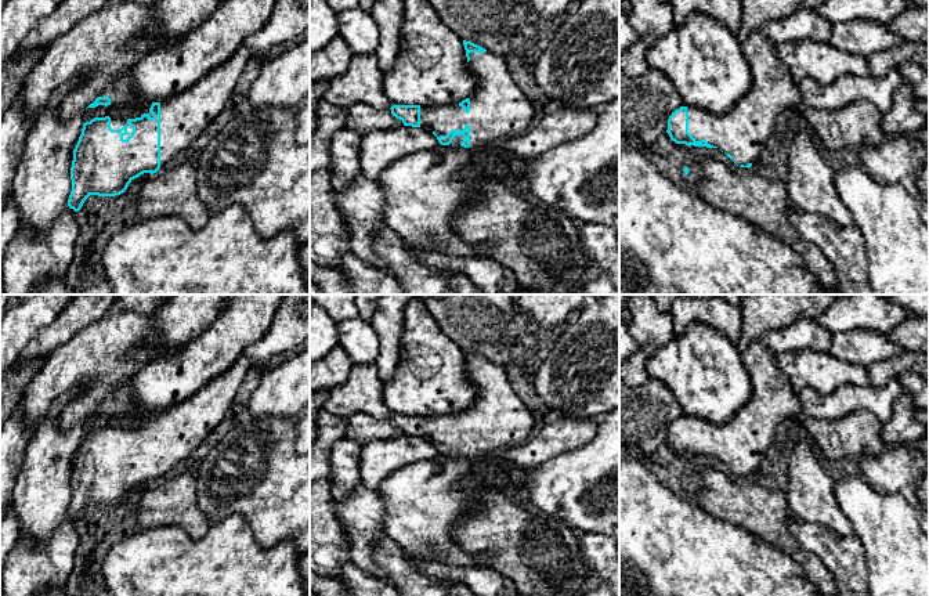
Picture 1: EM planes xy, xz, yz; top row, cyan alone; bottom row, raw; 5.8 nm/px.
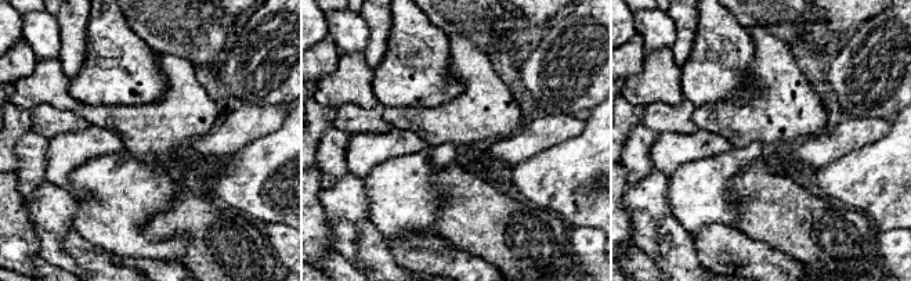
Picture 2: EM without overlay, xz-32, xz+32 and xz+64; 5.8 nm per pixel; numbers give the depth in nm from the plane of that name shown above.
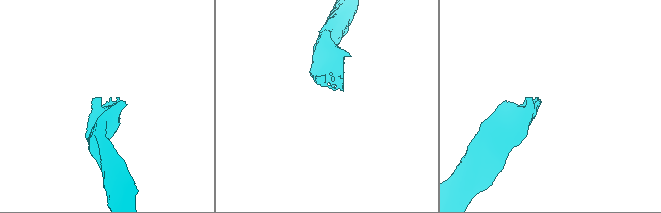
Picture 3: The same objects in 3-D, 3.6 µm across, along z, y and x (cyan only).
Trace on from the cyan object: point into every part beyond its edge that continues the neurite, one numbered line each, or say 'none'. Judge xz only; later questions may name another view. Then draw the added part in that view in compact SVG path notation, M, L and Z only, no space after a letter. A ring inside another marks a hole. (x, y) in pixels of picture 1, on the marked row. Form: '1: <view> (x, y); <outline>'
1: xz (499, 109); M470 53L470 71L477 76L477 90L470 97L470 112L466 113L459 104L452 105L422 105L420 127L434 131L437 137L447 136L451 130L463 130L470 126L470 147L464 148L460 142L463 136L455 136L448 147L463 151L487 149L496 141L517 137L534 124L535 108L525 97L524 91L514 83L503 57L485 53Z

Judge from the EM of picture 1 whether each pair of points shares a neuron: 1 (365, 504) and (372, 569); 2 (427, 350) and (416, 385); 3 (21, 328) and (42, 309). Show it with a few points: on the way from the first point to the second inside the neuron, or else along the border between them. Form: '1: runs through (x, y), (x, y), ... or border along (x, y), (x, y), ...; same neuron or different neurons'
1: runs through (364, 520), (364, 552); same neuron
2: runs through (427, 358), (427, 371), (422, 376); same neuron
3: runs through (26, 322), (36, 314); same neuron

